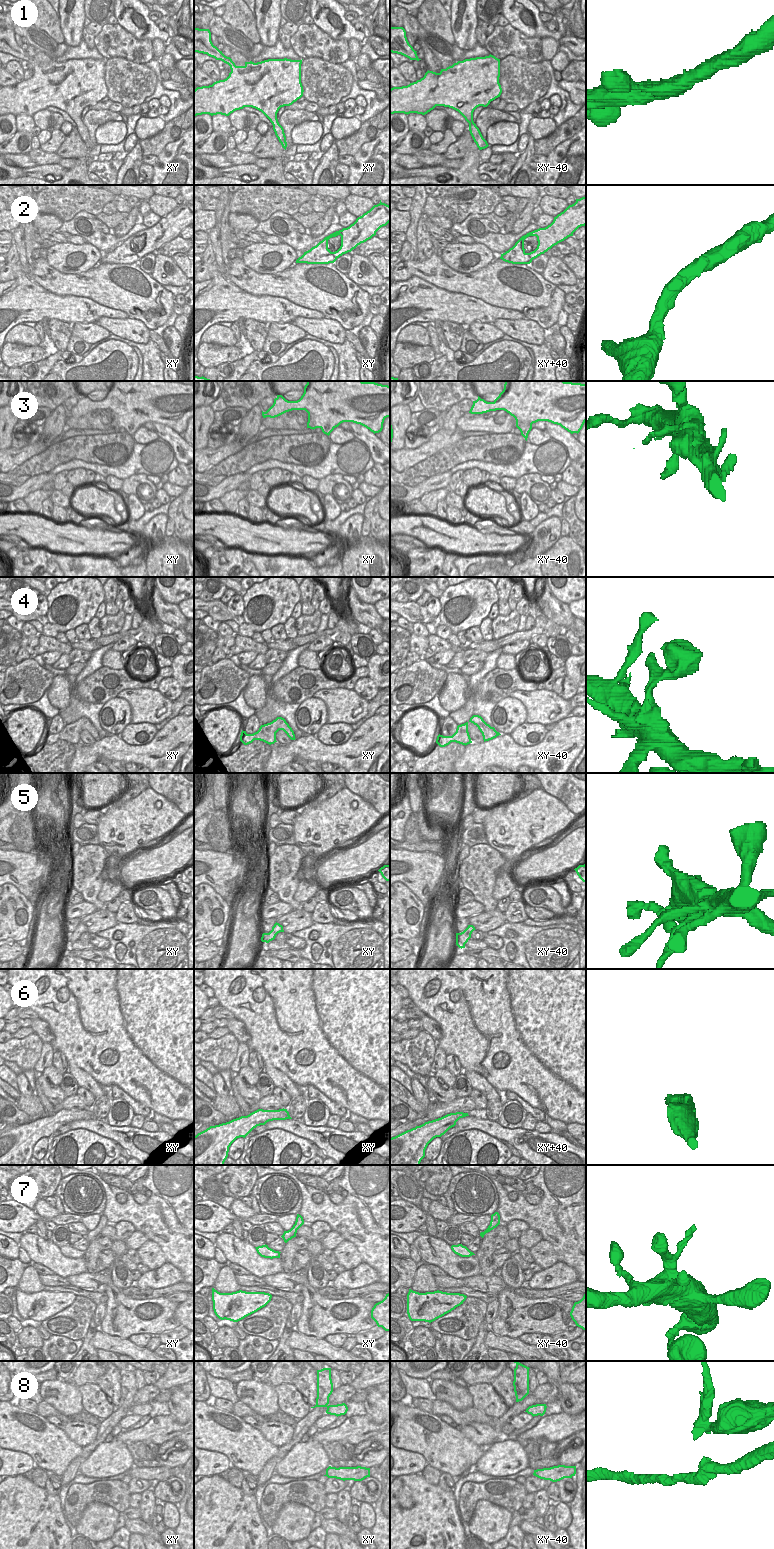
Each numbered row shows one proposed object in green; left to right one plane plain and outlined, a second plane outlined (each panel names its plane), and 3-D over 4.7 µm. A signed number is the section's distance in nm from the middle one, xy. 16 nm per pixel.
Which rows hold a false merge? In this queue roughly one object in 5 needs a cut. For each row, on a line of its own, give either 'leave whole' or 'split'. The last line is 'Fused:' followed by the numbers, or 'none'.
1: leave whole
2: leave whole
3: leave whole
4: leave whole
5: leave whole
6: leave whole
7: leave whole
8: split
Fused: 8

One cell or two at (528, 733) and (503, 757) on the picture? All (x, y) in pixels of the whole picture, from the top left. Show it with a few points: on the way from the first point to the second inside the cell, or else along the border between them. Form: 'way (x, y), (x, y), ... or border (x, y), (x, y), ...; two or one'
border (509, 735), (522, 746), (535, 745); two

